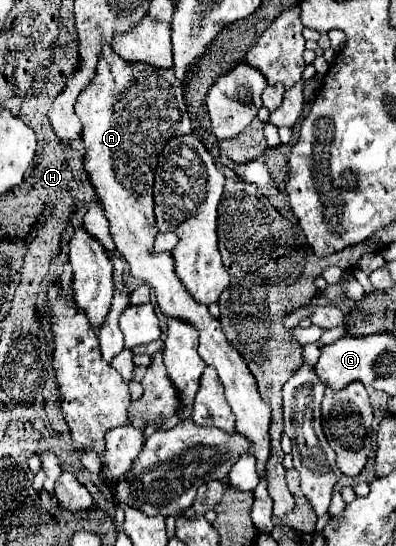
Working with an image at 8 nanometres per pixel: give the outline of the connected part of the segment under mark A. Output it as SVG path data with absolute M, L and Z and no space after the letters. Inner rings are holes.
M108 45L100 53L96 77L84 87L76 99L76 115L82 121L84 139L84 171L96 189L110 223L110 235L118 253L128 261L130 275L148 283L156 293L158 309L166 317L174 317L196 327L200 337L198 353L218 371L226 389L226 399L236 415L236 433L250 441L250 451L256 457L258 477L266 477L266 463L270 459L270 405L262 401L254 375L236 347L226 339L220 321L210 315L206 305L200 305L182 285L174 271L172 253L154 253L154 237L158 235L154 219L154 169L164 143L174 135L192 133L190 115L174 69L158 69L148 63L128 63L116 55Z

